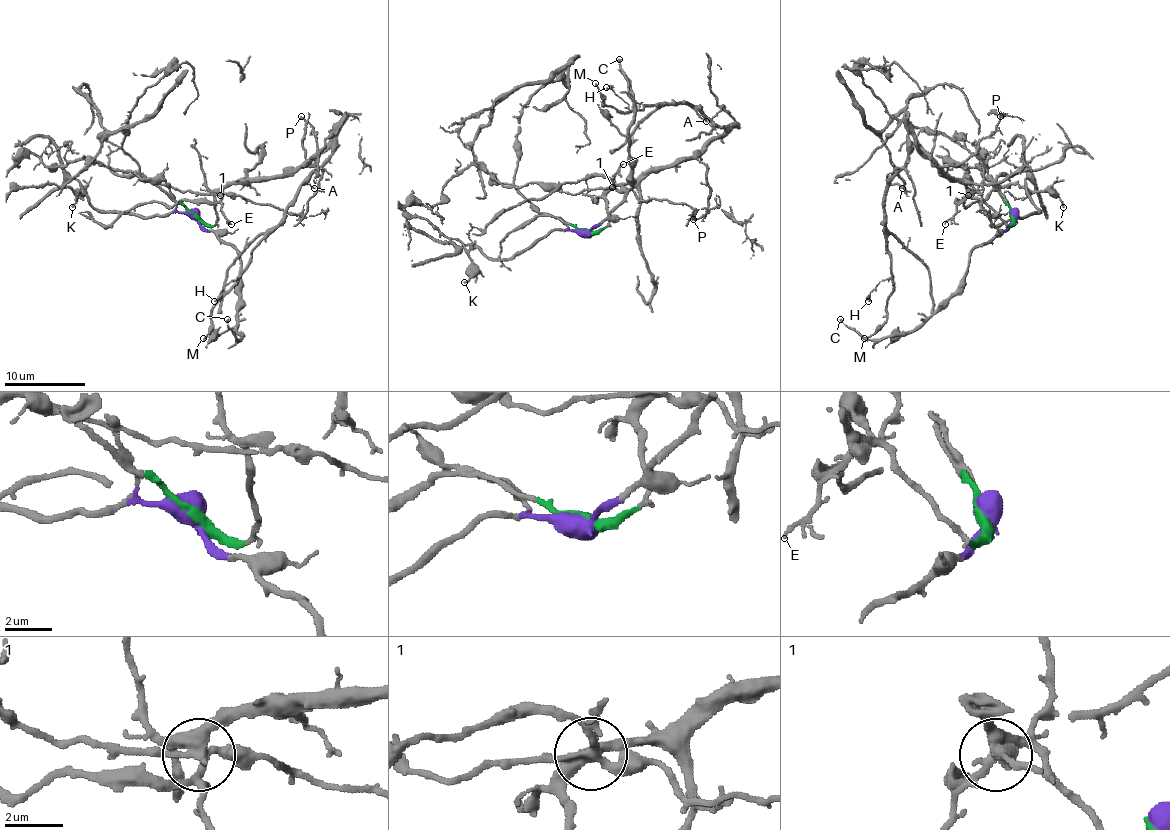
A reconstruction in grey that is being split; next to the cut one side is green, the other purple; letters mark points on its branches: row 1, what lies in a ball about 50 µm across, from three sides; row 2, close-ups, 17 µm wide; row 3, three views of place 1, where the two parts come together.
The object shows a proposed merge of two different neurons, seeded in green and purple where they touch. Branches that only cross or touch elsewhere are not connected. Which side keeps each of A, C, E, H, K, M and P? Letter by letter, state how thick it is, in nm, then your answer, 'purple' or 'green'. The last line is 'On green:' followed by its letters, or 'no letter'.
A: calibre 90 nm; green
C: calibre 150 nm; purple
E: calibre 150 nm; green
H: calibre 240 nm; green
K: calibre 150 nm; purple
M: calibre 180 nm; green
P: calibre 180 nm; green
On green: A, E, H, M, P

